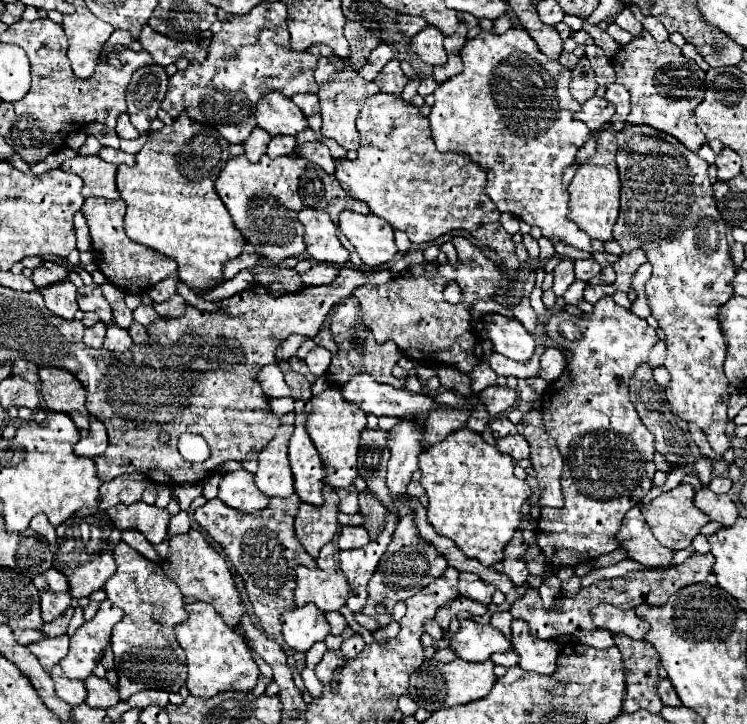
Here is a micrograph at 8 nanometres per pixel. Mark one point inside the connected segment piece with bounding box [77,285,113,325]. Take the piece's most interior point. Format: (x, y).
(89, 298)

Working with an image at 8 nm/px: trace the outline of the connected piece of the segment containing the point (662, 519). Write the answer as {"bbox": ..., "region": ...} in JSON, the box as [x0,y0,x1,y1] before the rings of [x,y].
{"bbox":[641,483,709,551],"region":[[[681,483],[675,489],[665,491],[659,497],[655,497],[651,503],[641,505],[641,513],[647,521],[647,525],[651,527],[651,533],[655,535],[655,539],[661,545],[669,545],[669,549],[673,549],[673,551],[685,549],[693,541],[693,537],[699,533],[699,529],[709,521],[709,517],[705,517],[705,513],[701,513],[693,505],[693,493],[695,491],[691,485]]]}

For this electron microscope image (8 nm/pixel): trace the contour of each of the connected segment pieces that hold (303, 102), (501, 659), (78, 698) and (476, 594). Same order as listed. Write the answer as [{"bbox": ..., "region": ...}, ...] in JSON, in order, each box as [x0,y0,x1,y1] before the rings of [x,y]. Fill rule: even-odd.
[{"bbox":[293,95,321,117],"region":[[[297,95],[297,97],[293,97],[293,103],[295,103],[307,117],[319,113],[319,109],[321,109],[317,95]]]},{"bbox":[491,651,517,667],"region":[[[513,651],[495,653],[491,659],[495,661],[495,665],[503,665],[503,667],[513,667],[513,665],[517,665],[517,653],[513,653]]]},{"bbox":[51,665,85,705],"region":[[[59,665],[53,667],[51,679],[55,681],[55,693],[59,699],[63,699],[69,705],[81,705],[85,701],[85,685],[77,679],[67,679],[63,675],[63,669]]]},{"bbox":[459,573,495,603],"region":[[[461,573],[461,585],[459,585],[459,593],[463,597],[469,597],[473,601],[479,603],[491,603],[491,595],[495,593],[495,589],[491,585],[485,585],[481,577],[473,575],[473,573]]]}]

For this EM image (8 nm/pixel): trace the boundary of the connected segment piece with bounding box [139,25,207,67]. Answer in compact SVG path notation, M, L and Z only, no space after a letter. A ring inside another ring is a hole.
M145 25L141 29L139 43L143 45L143 49L147 53L151 53L155 63L163 65L163 67L167 67L169 63L175 63L179 57L187 57L189 61L193 61L193 59L203 61L205 53L207 53L207 49L199 47L197 43L173 41L169 37L161 37L161 33L155 33L149 25Z

